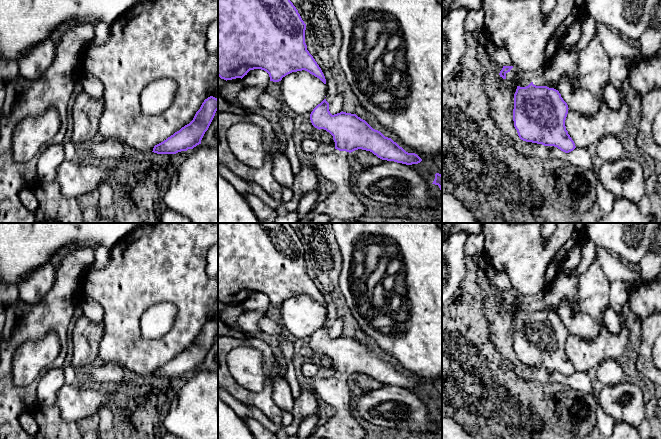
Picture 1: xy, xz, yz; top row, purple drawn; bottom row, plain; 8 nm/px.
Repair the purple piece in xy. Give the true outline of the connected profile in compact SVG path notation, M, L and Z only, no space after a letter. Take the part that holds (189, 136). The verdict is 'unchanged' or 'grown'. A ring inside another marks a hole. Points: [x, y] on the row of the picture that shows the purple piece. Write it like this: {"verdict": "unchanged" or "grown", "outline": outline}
{"verdict": "unchanged", "outline": "M213 96L208 97L204 100L189 124L182 127L163 142L155 145L152 152L157 154L176 154L193 149L201 144L201 140L217 110L218 99Z"}

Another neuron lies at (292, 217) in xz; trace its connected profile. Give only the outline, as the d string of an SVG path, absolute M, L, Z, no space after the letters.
M294 211L285 215L279 215L275 223L299 223L297 212Z

